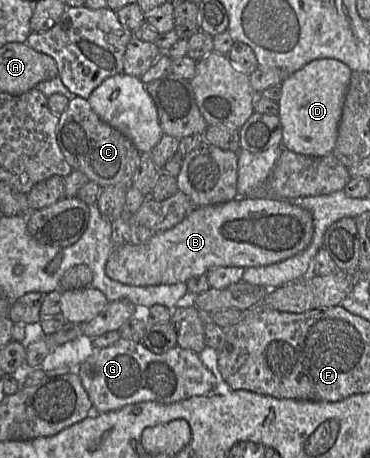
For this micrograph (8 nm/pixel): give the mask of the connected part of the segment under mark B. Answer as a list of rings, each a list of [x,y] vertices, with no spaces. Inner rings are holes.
[[[237,197],[236,199],[226,203],[195,208],[187,217],[185,217],[179,224],[177,224],[173,228],[166,231],[154,233],[150,240],[145,244],[123,244],[121,246],[117,246],[106,263],[105,272],[110,279],[132,286],[169,285],[179,282],[186,283],[186,281],[188,281],[190,278],[206,275],[208,271],[215,268],[250,268],[268,266],[282,262],[304,251],[311,244],[313,234],[313,217],[311,212],[308,210],[295,206],[286,200],[261,199],[255,197]]]

